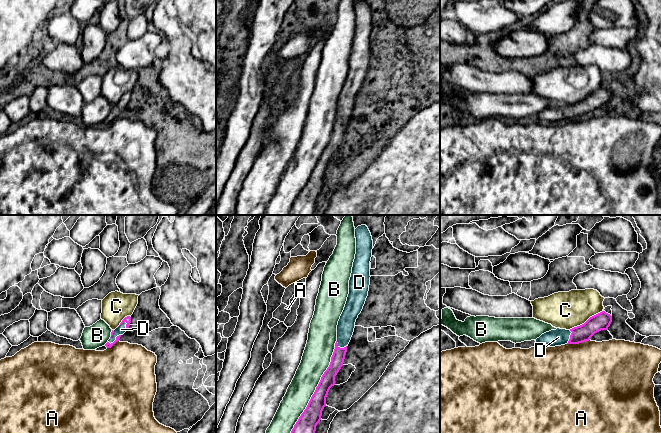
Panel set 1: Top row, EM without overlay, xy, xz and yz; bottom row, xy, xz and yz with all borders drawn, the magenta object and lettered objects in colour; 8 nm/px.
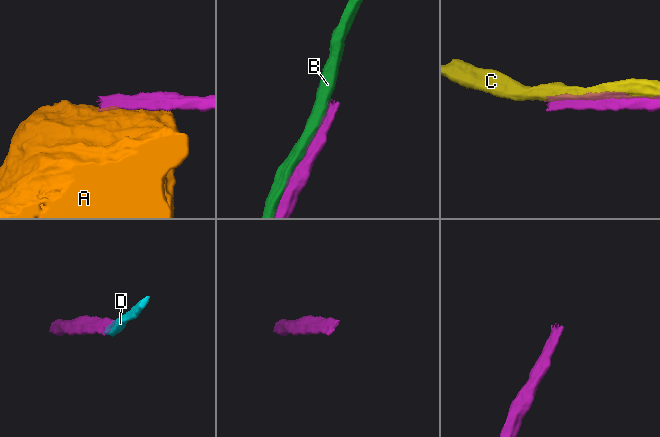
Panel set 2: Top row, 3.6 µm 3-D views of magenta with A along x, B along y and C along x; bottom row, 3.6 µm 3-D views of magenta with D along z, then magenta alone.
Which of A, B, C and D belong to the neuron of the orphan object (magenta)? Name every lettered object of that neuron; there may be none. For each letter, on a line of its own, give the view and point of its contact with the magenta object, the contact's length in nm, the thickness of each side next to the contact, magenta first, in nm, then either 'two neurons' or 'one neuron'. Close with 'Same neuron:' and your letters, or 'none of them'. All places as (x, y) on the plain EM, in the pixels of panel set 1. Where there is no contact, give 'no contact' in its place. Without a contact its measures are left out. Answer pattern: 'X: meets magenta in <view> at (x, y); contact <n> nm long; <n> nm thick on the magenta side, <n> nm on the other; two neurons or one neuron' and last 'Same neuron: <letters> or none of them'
A: meets magenta in yz at (578, 119); contact 190 nm long; 140 nm thick on the magenta side, 500 nm on the other; two neurons
B: meets magenta in xz at (316, 165); contact 900 nm long; 150 nm thick on the magenta side, 220 nm on the other; two neurons
C: meets magenta in yz at (586, 97); contact 320 nm long; 140 nm thick on the magenta side, 300 nm on the other; two neurons
D: meets magenta in xy at (122, 98); contact 100 nm long; 50 nm thick on the magenta side, 70 nm on the other; one neuron
Same neuron: D

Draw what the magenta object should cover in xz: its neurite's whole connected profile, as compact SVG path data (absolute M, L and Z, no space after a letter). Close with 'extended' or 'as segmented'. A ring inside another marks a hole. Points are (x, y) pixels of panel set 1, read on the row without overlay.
M366 1L355 5L356 30L349 56L349 70L337 101L337 117L327 146L321 153L306 185L292 205L289 215L313 215L316 202L326 182L326 173L335 161L335 152L344 139L347 122L354 108L355 98L368 72L370 61L370 37L373 16Z; extended

